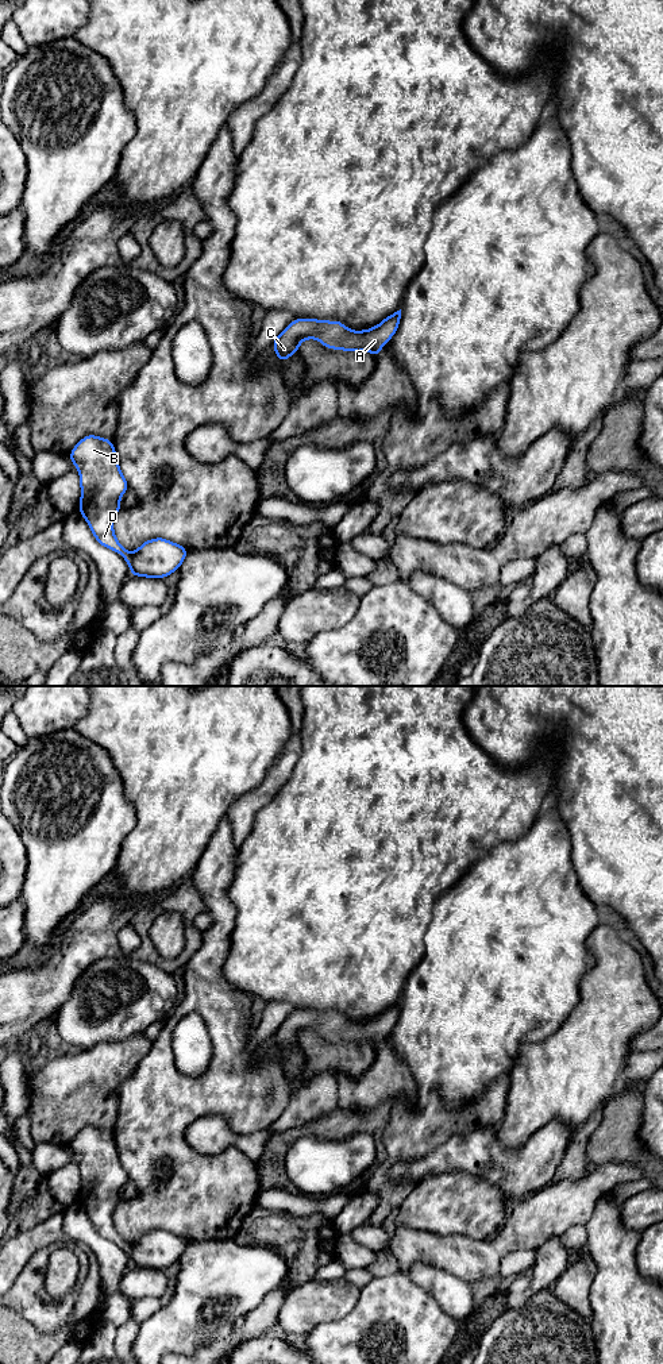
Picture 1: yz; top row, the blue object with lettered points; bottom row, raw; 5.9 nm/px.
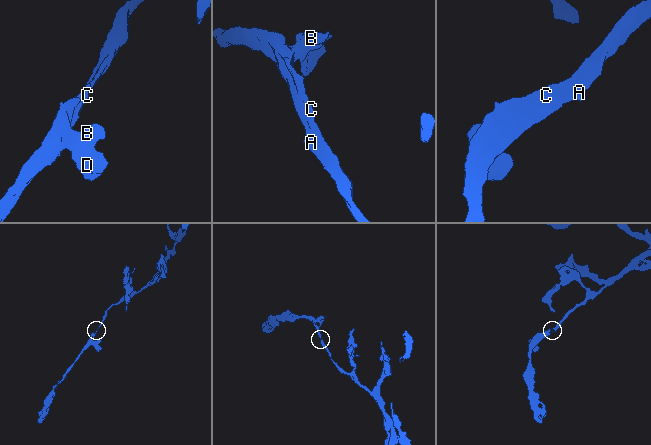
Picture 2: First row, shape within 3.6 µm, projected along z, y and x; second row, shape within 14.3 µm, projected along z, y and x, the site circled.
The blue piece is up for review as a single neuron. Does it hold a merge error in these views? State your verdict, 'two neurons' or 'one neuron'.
one neuron

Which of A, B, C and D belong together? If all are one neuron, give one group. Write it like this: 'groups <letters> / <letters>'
groups A B C D

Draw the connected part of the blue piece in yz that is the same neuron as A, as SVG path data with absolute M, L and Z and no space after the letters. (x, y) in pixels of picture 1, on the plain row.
M401 1001L383 1010L378 1017L363 1021L348 1021L339 1012L296 1010L274 1032L273 1040L280 1053L298 1043L305 1030L317 1030L320 1036L334 1041L370 1043L374 1049L396 1025L401 1010Z

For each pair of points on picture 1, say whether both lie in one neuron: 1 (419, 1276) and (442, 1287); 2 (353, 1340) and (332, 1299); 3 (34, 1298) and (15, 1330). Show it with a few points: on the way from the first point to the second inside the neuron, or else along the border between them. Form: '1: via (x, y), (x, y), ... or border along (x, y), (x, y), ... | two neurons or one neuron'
1: via (424, 1276), (436, 1282) | one neuron
2: border along (361, 1293), (350, 1312), (312, 1329) | two neurons
3: border along (14, 1309), (38, 1329), (50, 1333) | two neurons

